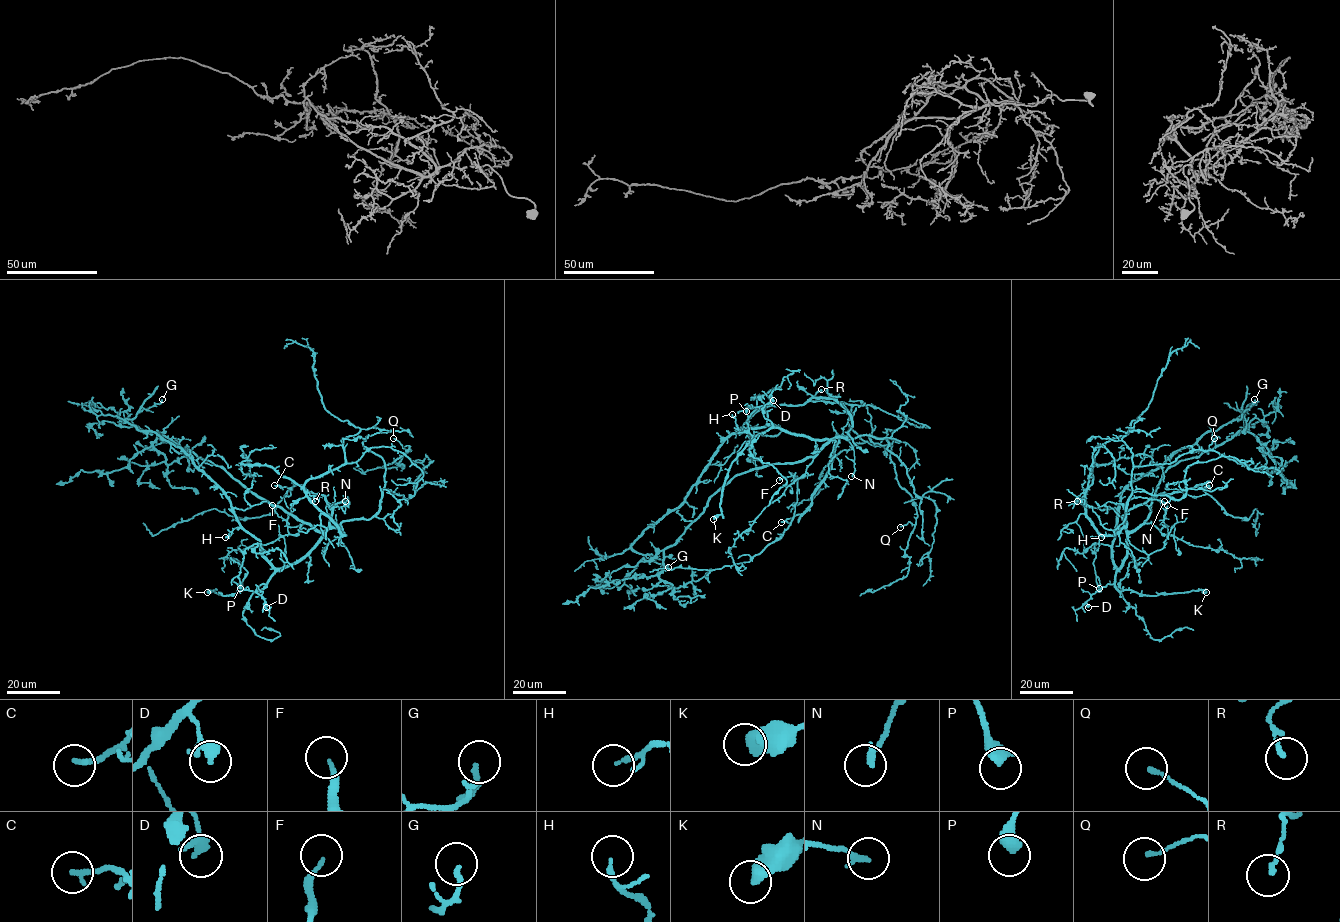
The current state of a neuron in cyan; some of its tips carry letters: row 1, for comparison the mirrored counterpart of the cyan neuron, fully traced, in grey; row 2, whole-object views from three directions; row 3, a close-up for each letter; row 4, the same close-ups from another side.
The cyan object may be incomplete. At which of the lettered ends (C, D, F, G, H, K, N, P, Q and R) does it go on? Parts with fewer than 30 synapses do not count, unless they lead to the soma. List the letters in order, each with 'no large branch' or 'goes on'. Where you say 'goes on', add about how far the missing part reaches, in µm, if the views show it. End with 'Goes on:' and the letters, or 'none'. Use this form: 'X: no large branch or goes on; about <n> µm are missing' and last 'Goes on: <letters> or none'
C: no large branch
D: no large branch
F: no large branch
G: no large branch
H: no large branch
K: no large branch
N: no large branch
P: no large branch
Q: no large branch
R: no large branch
Goes on: none

